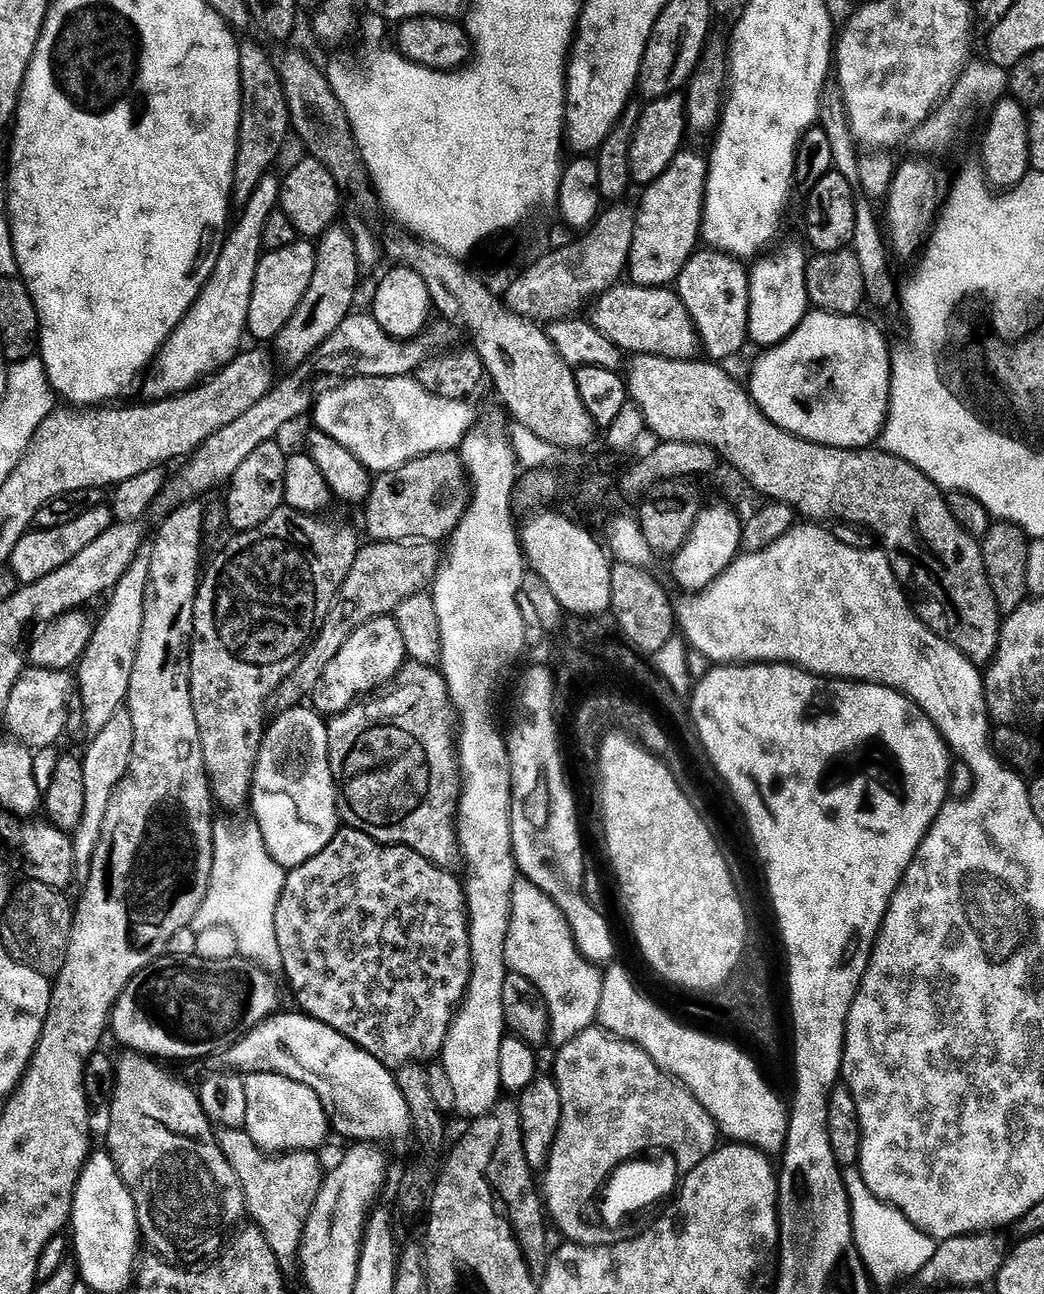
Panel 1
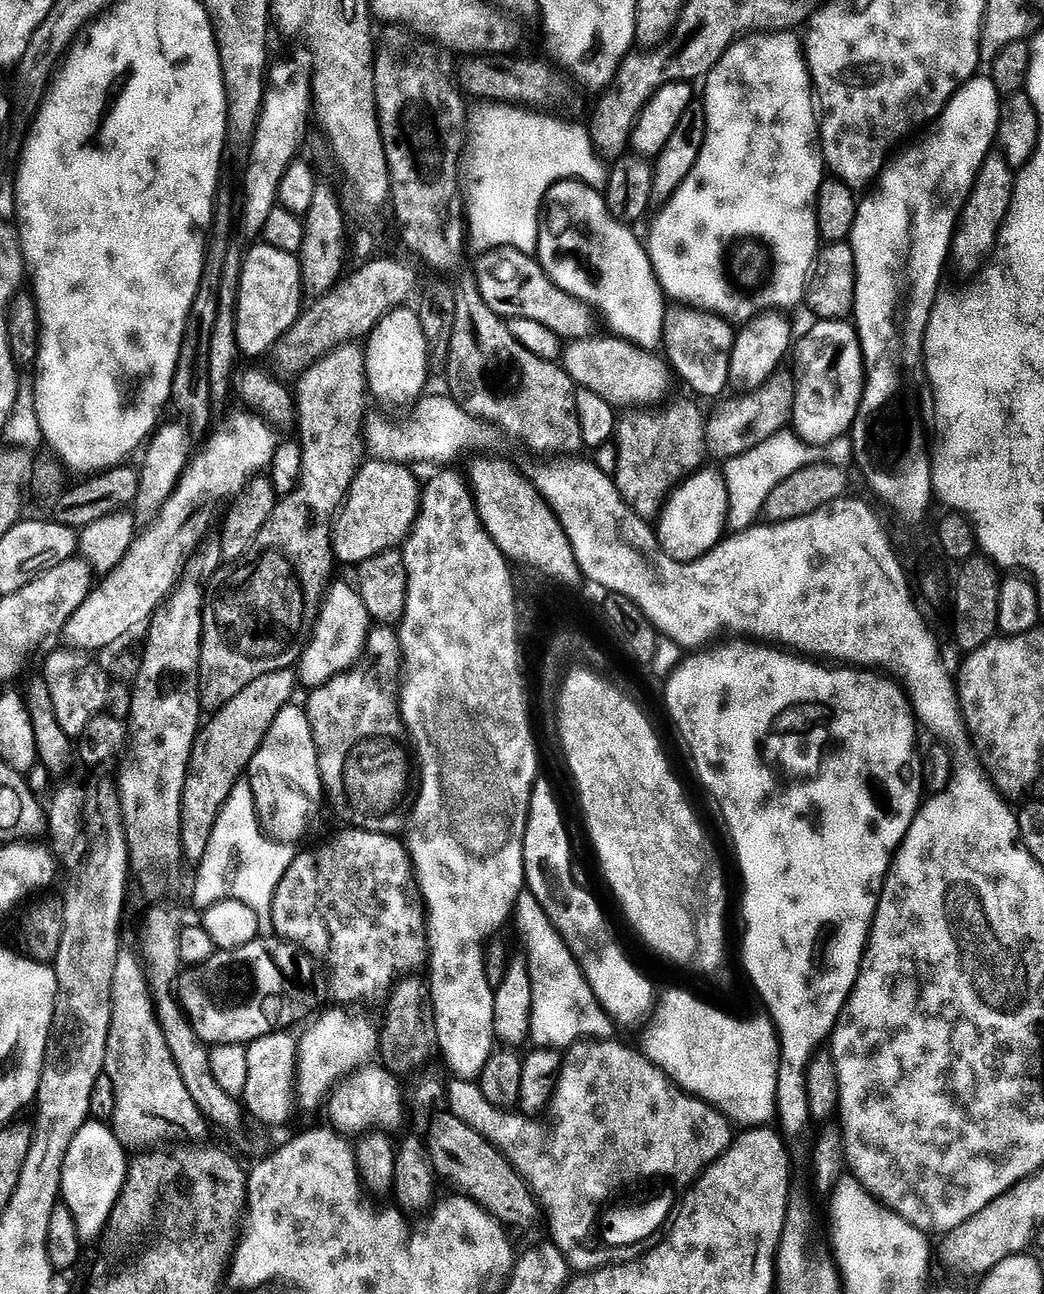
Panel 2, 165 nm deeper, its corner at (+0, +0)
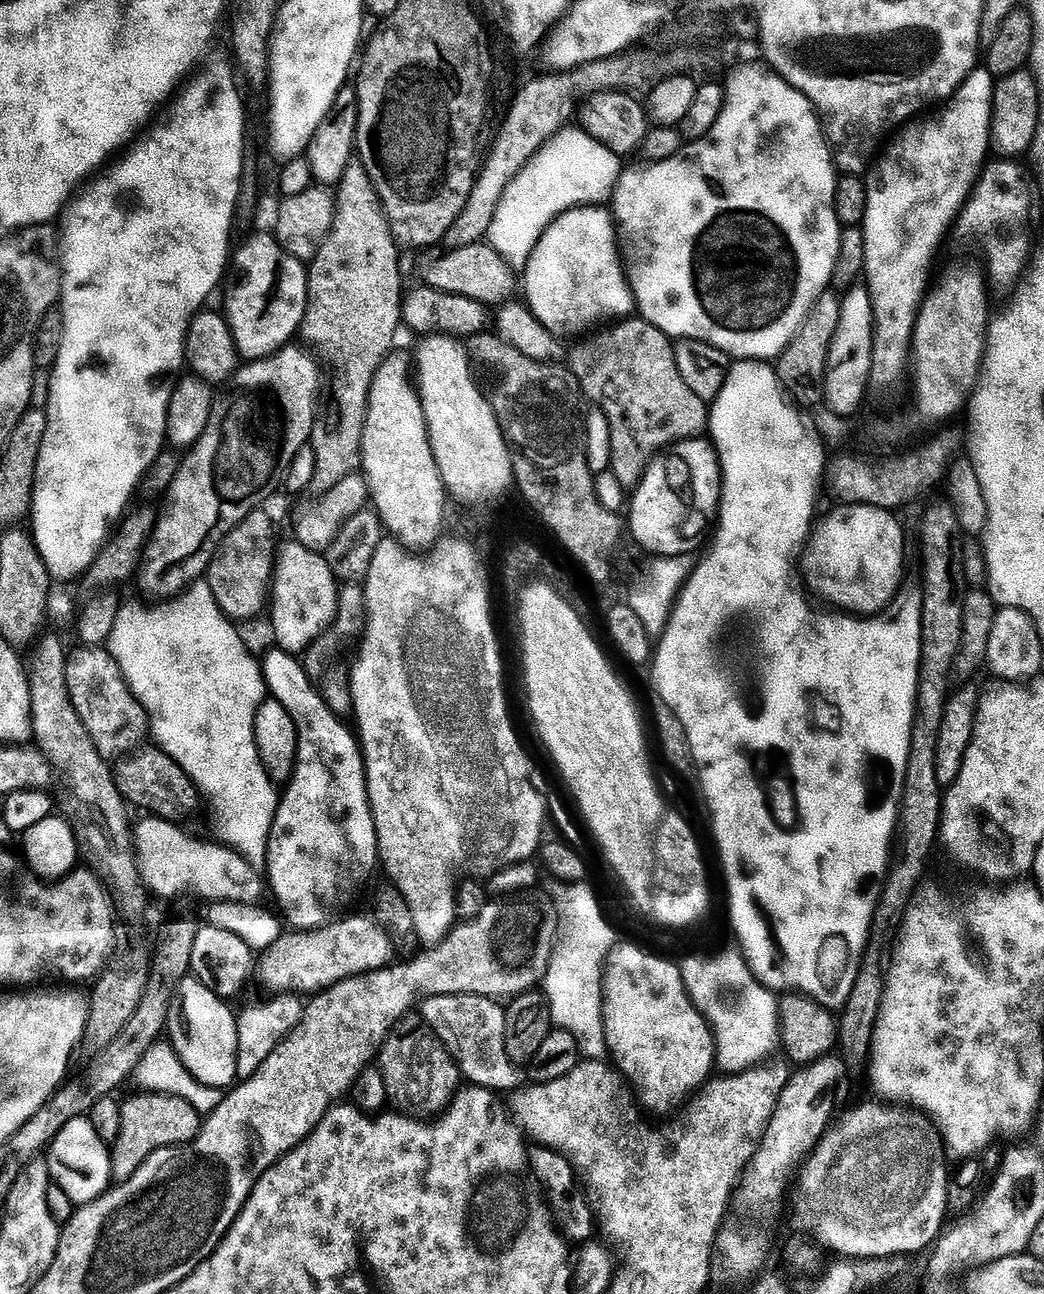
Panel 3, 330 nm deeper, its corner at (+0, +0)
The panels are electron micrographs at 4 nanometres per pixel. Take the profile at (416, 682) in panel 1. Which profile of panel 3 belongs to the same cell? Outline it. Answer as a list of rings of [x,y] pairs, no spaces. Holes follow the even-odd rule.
[[[345,583],[340,590],[338,598],[338,610],[336,620],[331,626],[330,634],[325,634],[303,653],[302,663],[309,679],[318,689],[320,696],[328,704],[328,707],[337,714],[352,712],[352,690],[350,687],[350,668],[346,663],[340,664],[340,652],[348,648],[348,643],[352,639],[363,633],[366,623],[366,613],[364,611],[364,590],[360,584]]]

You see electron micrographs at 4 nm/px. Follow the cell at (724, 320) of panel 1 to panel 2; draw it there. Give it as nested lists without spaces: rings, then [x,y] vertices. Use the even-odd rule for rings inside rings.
[[[699,310],[680,311],[684,312],[669,311],[664,317],[662,352],[667,363],[671,371],[675,375],[677,372],[698,395],[723,397],[723,392],[732,380],[730,362],[737,333],[723,316],[714,316]]]

